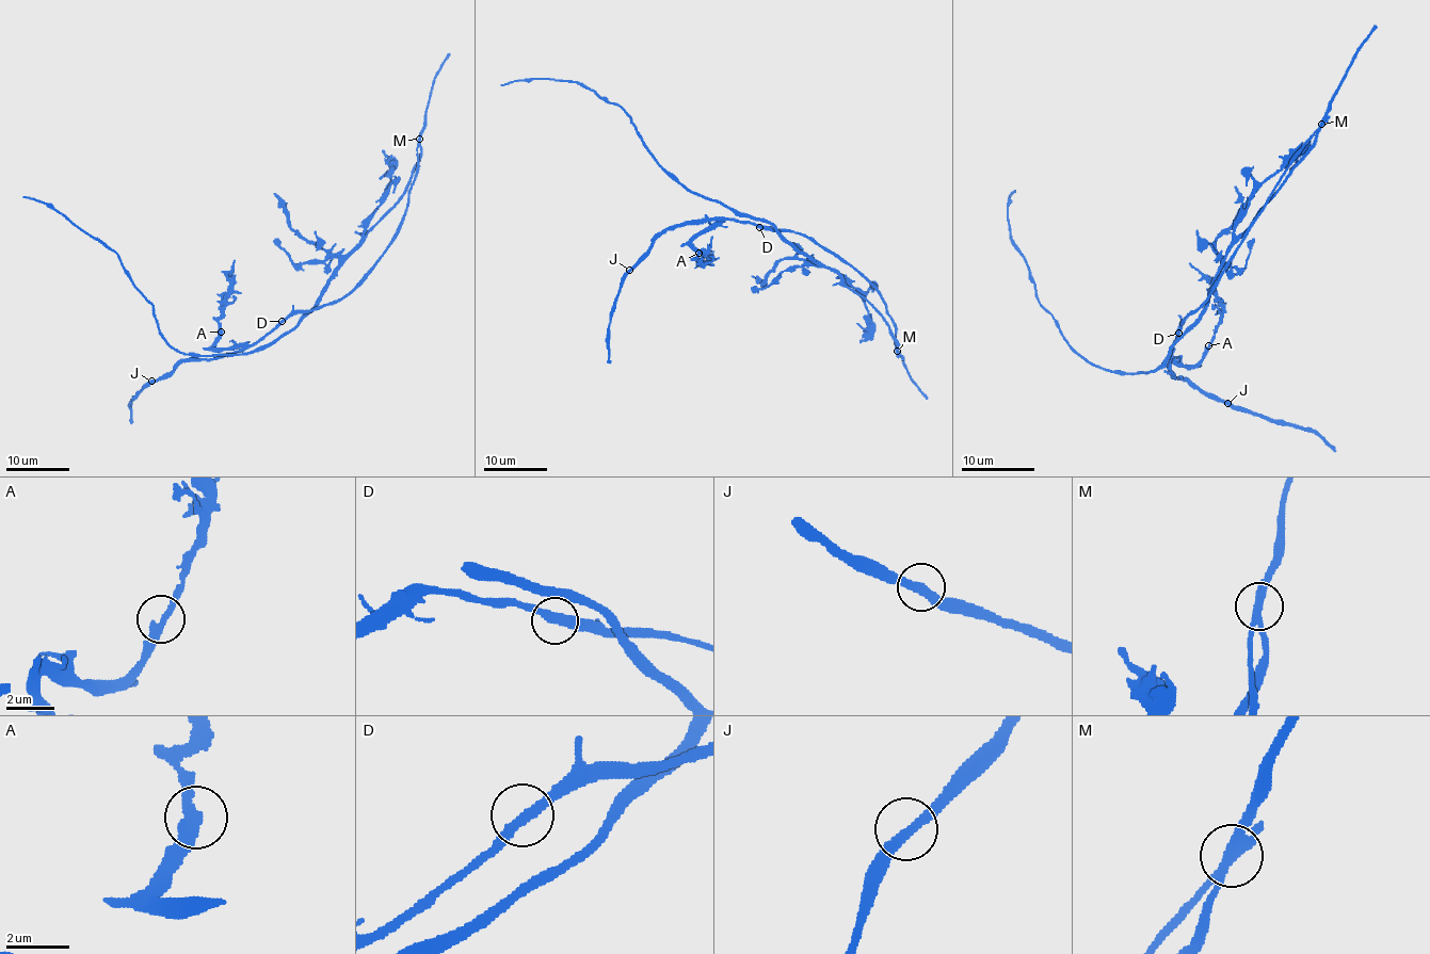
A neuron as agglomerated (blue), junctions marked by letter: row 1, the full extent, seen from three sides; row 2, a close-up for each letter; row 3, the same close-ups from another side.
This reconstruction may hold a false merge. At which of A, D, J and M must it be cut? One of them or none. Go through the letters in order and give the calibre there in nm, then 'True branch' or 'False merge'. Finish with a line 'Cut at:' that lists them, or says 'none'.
A: Thickness 320 nm. True branch
D: Thickness 320 nm. True branch
J: Thickness 320 nm. True branch
M: Thickness 340 nm. False merge
Cut at: M

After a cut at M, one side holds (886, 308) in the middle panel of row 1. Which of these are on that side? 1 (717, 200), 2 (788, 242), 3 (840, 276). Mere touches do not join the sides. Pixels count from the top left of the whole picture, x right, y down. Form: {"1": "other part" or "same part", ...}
{"1": "other part", "2": "other part", "3": "other part"}

